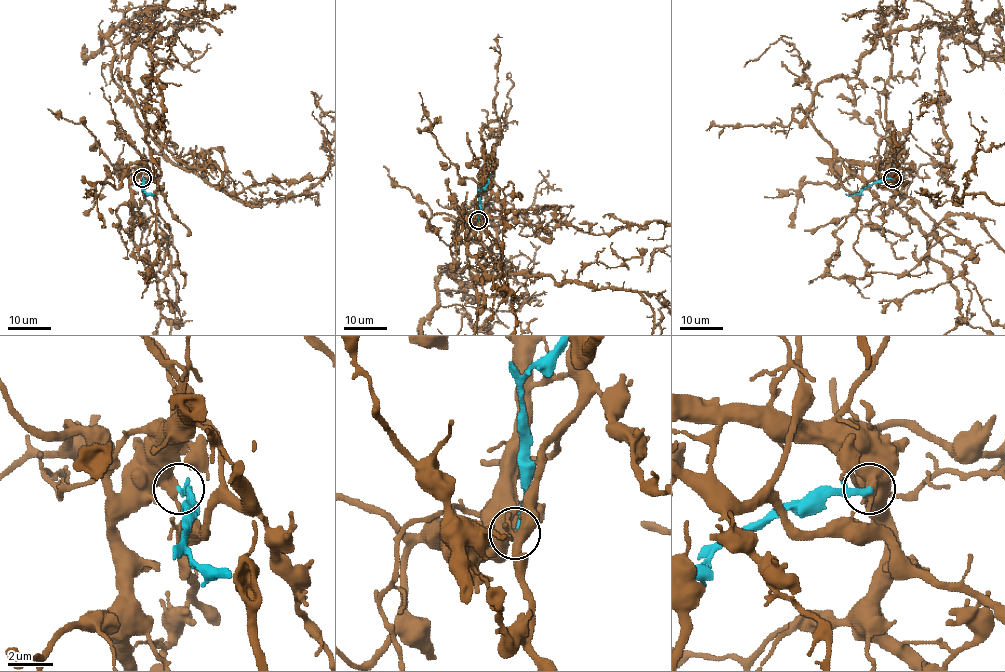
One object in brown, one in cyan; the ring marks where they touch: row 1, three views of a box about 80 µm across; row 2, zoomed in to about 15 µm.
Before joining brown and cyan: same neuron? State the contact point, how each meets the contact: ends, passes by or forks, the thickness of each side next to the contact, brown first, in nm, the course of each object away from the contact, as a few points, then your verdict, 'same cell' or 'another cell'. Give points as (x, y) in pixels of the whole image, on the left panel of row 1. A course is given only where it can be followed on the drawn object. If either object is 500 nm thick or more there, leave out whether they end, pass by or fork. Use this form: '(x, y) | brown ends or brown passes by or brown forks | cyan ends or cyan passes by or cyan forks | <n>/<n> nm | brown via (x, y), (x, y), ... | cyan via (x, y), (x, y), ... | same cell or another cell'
(142, 178) | brown passes by | cyan ends | 360/240 nm | cyan via (142, 178), (143, 190), (154, 194) | another cell

